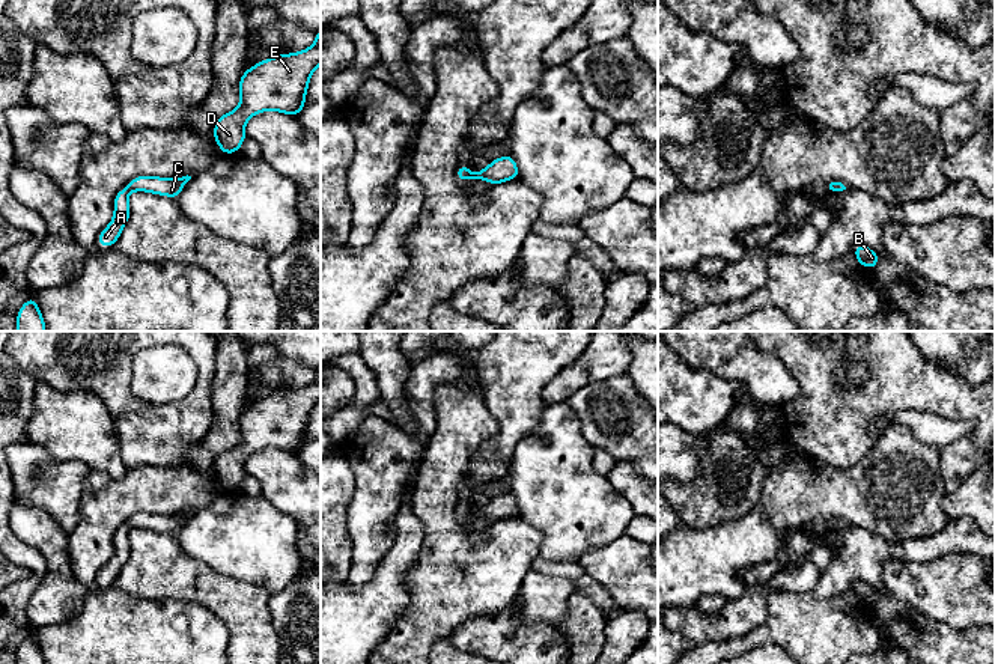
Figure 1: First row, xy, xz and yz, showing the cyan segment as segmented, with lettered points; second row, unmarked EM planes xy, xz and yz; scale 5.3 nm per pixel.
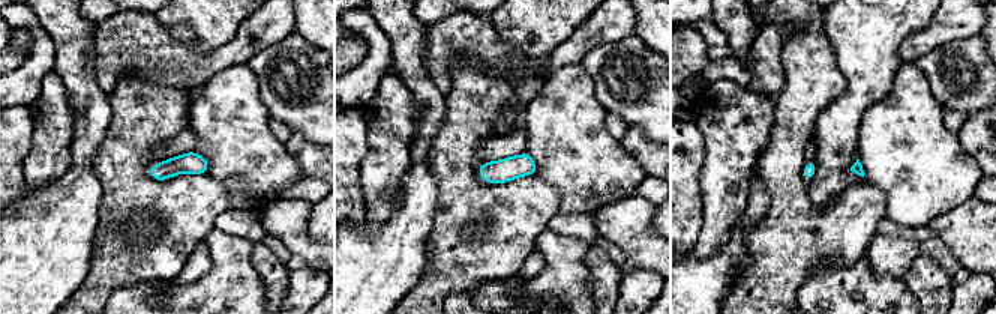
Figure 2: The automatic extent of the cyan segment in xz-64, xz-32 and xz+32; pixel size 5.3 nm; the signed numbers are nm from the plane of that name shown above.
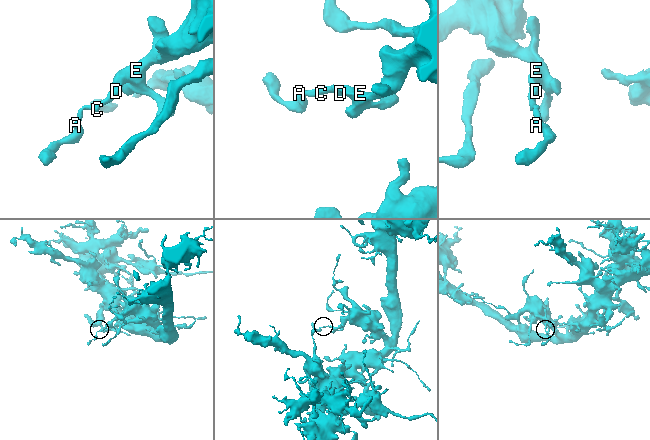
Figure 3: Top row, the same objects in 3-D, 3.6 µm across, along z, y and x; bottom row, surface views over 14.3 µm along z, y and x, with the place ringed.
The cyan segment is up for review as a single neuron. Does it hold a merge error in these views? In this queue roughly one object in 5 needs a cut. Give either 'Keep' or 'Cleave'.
Keep

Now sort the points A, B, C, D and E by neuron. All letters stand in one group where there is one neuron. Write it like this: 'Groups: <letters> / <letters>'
Groups: A B C D E

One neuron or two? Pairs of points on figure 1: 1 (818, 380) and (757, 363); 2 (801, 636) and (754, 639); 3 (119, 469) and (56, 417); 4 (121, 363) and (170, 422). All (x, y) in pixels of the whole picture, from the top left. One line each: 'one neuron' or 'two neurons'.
1: two neurons
2: one neuron
3: one neuron
4: one neuron

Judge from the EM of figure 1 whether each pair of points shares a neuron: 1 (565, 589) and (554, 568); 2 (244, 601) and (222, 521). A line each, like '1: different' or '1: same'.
1: different
2: different

